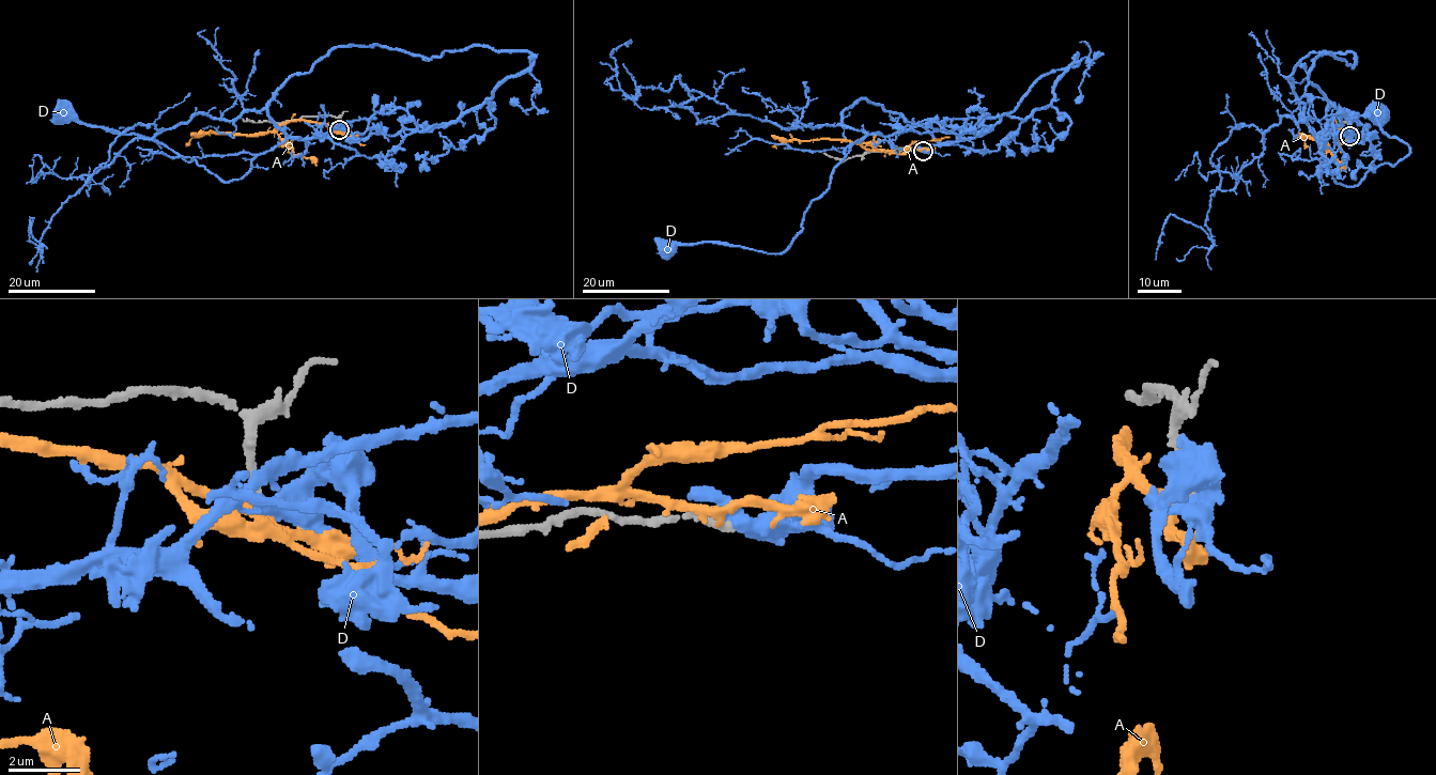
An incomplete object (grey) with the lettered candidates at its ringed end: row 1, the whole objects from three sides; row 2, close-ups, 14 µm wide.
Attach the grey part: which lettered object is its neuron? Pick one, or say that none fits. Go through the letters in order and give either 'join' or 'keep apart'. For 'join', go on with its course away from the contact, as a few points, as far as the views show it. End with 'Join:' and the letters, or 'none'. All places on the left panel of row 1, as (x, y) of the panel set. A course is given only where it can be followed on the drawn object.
A: keep apart
D: keep apart
Join: none

